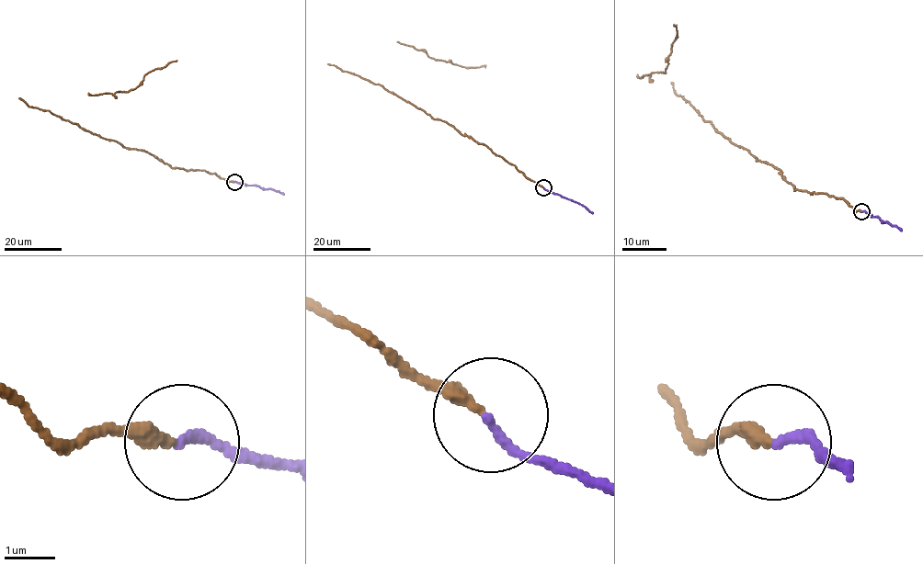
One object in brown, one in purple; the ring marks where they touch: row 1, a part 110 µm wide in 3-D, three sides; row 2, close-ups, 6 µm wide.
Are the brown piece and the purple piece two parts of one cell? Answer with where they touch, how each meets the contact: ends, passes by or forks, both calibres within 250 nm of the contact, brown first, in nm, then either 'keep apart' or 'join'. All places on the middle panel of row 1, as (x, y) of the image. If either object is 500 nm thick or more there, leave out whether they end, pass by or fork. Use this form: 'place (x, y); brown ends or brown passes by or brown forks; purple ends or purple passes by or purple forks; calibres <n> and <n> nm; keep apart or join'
place (543, 187); brown ends; purple ends; calibres 280 and 170 nm; join

